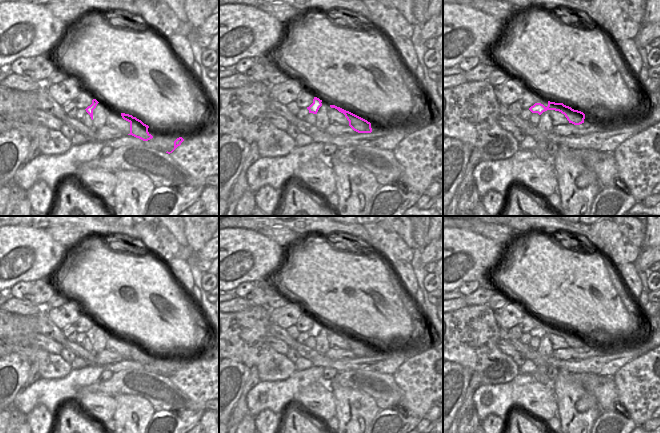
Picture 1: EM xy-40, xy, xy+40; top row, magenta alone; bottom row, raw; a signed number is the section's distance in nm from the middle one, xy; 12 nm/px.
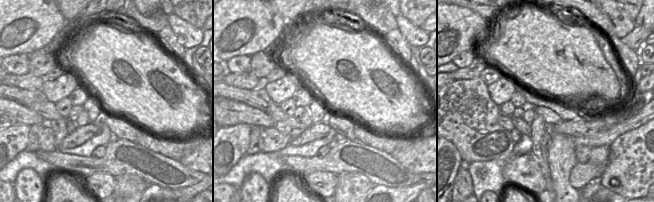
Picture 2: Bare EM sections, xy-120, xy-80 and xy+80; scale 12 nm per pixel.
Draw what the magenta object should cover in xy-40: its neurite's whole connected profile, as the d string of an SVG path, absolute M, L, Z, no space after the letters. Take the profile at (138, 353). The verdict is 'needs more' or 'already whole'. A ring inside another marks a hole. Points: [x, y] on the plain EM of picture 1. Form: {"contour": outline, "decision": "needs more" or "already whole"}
{"contour": "M121 337L121 340L124 344L130 347L130 357L128 359L132 359L143 365L148 365L153 362L153 360L148 356L149 350L144 348L141 344L125 337Z", "decision": "already whole"}

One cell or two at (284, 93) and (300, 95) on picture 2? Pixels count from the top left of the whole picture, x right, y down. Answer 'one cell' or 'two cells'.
two cells

